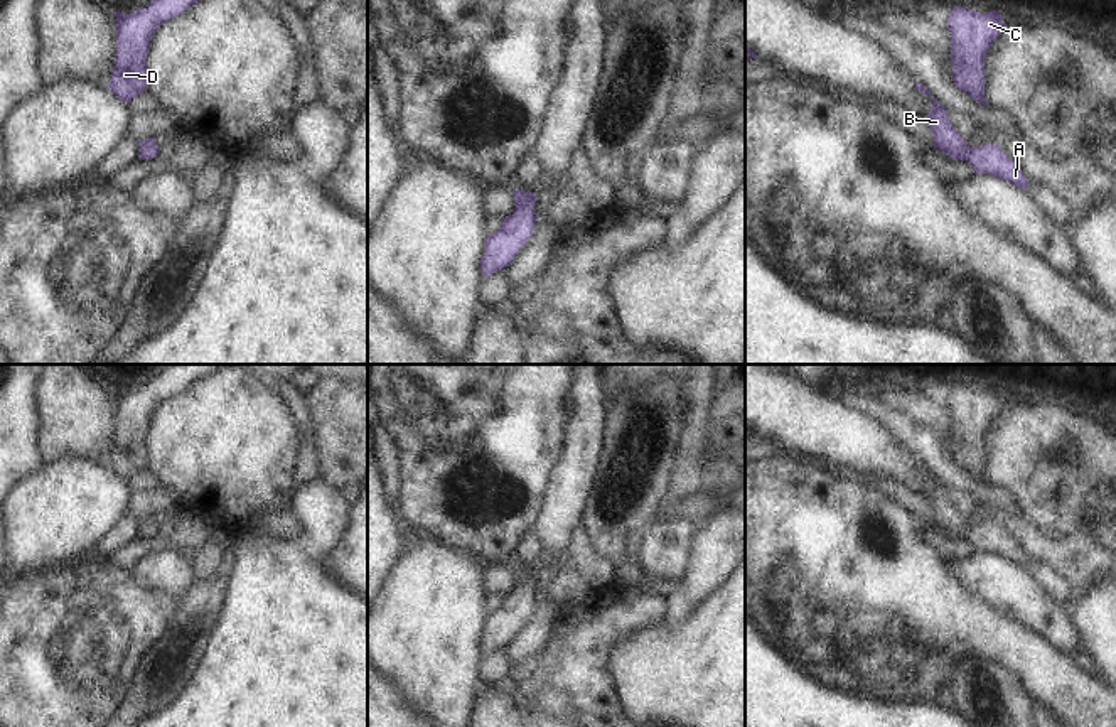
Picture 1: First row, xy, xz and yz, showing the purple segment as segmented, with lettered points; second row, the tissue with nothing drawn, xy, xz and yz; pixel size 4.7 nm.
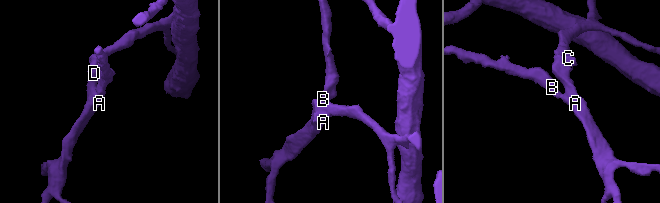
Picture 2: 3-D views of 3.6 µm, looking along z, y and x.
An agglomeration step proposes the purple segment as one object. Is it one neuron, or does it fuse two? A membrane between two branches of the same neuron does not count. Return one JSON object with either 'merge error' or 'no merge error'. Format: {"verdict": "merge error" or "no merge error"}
{"verdict": "no merge error"}

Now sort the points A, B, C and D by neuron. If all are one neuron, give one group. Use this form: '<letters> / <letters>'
A B C D

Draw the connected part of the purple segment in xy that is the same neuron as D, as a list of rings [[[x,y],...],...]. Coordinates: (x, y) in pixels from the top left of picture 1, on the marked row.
[[[152,0],[133,13],[115,12],[116,54],[108,89],[130,105],[148,86],[147,54],[153,32],[201,0]]]

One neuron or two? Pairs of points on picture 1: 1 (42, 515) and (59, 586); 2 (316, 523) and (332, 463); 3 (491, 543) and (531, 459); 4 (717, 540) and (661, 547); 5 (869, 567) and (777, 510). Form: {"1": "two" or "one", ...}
{"1": "two", "2": "two", "3": "one", "4": "two", "5": "one"}

